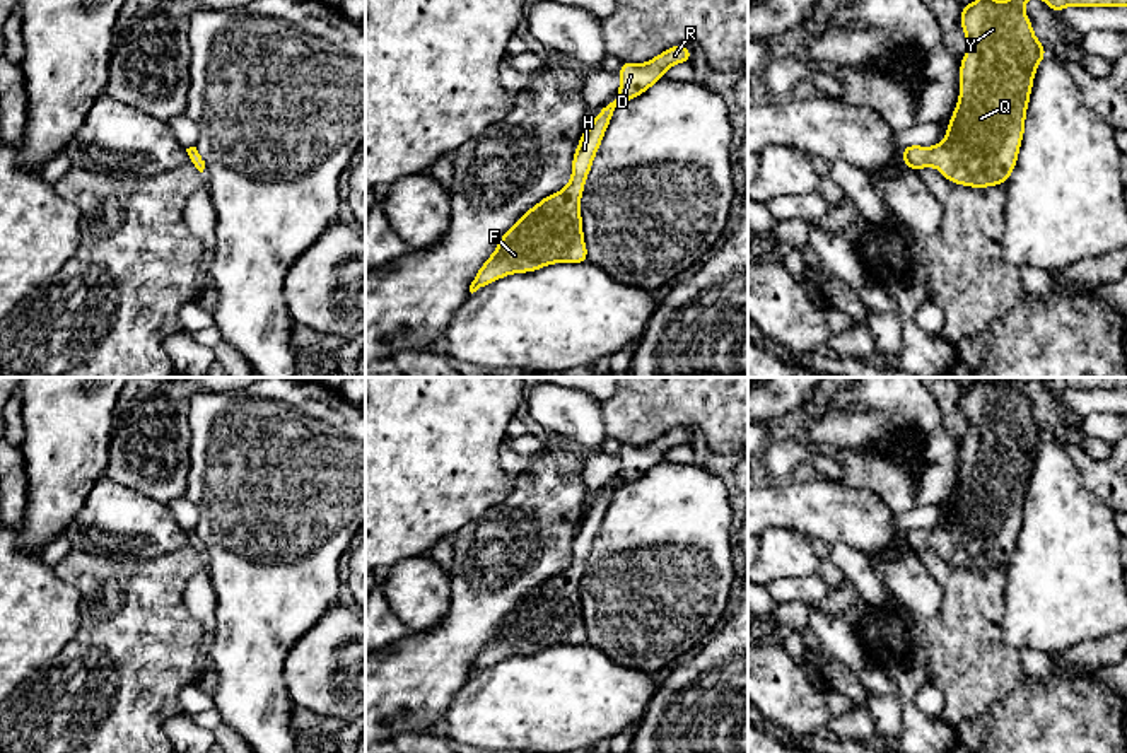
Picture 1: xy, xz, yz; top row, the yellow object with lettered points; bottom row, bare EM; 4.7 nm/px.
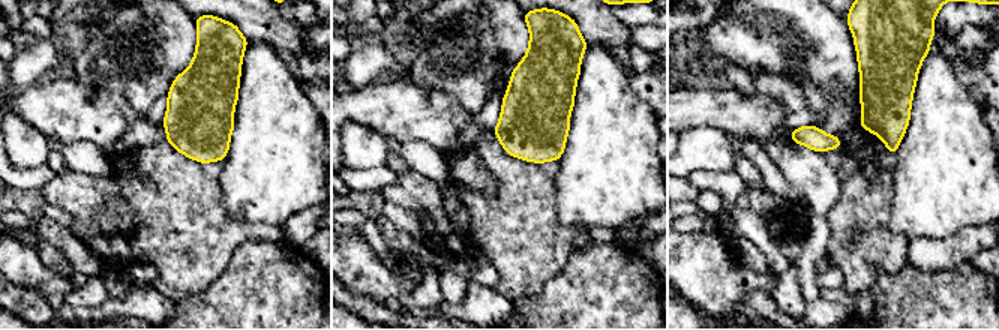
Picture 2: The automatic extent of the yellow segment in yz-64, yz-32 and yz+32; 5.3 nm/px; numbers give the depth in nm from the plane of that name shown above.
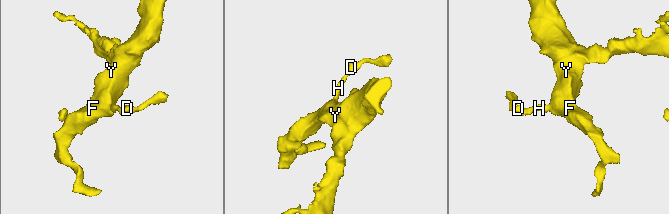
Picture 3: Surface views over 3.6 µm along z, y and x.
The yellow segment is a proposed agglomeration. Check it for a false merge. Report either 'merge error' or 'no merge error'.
no merge error

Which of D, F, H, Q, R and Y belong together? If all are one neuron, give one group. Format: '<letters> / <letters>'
D F H Q R Y

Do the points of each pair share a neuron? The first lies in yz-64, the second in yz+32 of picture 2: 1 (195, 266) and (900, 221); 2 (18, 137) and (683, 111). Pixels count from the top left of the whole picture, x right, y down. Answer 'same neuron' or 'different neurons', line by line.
1: different neurons
2: different neurons

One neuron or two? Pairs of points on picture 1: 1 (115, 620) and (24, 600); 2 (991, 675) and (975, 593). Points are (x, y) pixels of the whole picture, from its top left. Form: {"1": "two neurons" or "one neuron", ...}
{"1": "two neurons", "2": "one neuron"}

